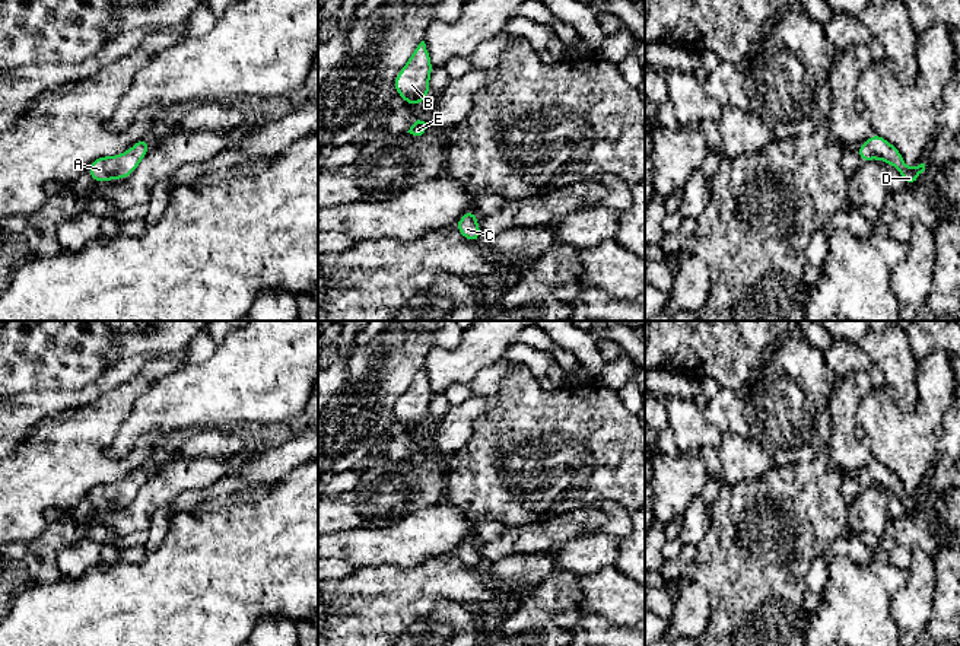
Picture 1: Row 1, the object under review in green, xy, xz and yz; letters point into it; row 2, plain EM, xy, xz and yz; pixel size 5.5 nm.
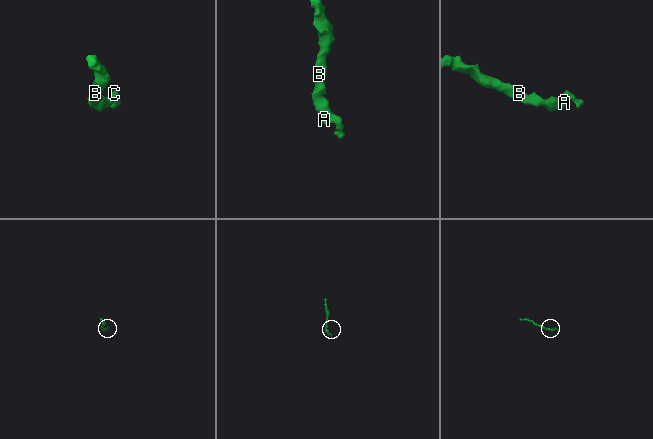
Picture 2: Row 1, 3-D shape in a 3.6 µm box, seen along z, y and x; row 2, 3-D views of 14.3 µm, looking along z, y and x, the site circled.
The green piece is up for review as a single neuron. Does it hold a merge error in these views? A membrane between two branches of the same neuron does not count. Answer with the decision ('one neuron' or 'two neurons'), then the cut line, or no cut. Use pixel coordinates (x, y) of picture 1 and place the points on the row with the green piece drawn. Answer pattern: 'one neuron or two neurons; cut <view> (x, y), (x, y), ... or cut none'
one neuron; cut none

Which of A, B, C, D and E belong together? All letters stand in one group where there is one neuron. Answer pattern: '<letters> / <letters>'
A B C D E

